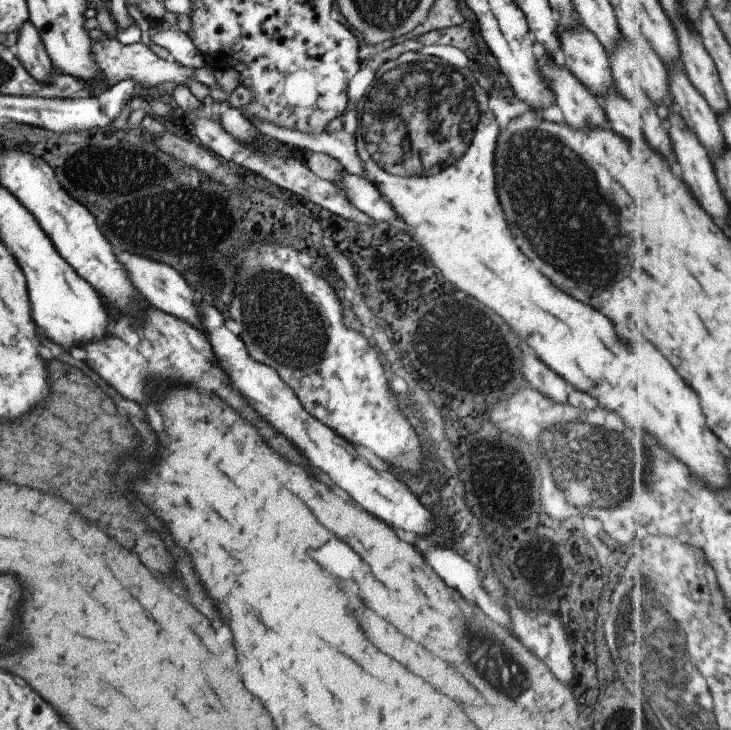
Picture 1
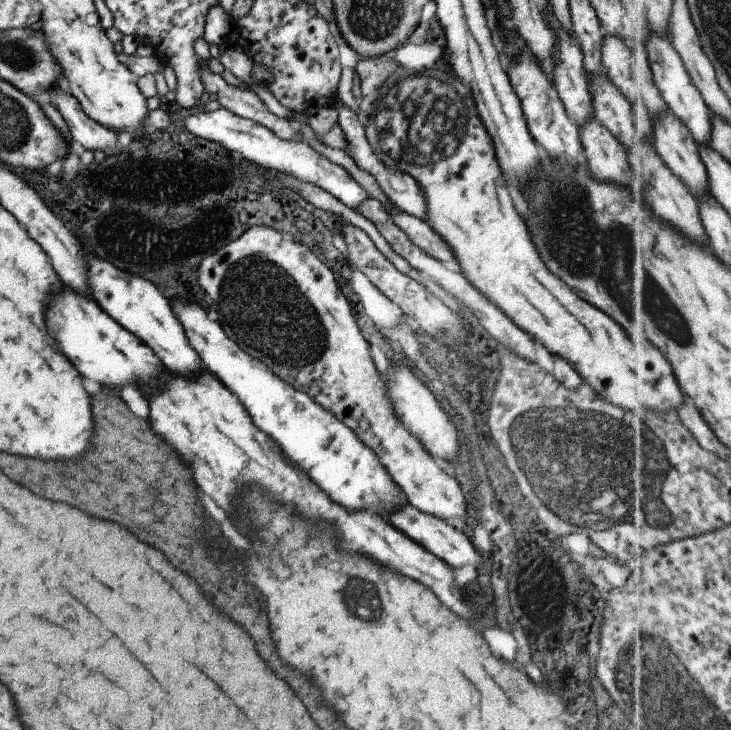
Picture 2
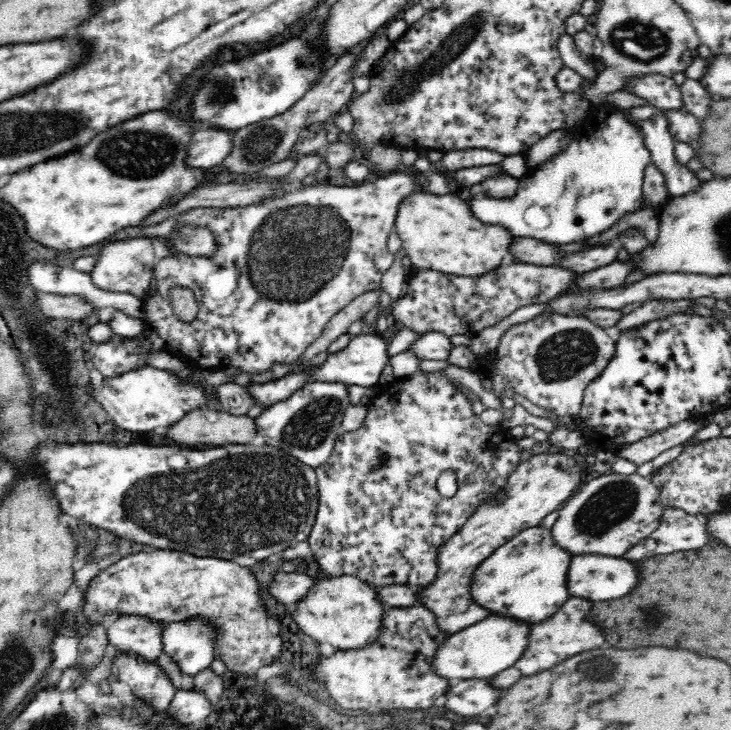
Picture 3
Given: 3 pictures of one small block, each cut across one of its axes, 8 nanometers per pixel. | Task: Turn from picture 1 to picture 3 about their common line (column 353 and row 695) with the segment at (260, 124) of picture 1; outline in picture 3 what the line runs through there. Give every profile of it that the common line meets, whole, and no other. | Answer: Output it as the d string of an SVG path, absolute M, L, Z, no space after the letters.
M124 654L118 656L111 665L110 674L115 678L128 683L130 690L138 699L146 696L158 710L169 708L178 688L157 661L150 661L138 654Z

